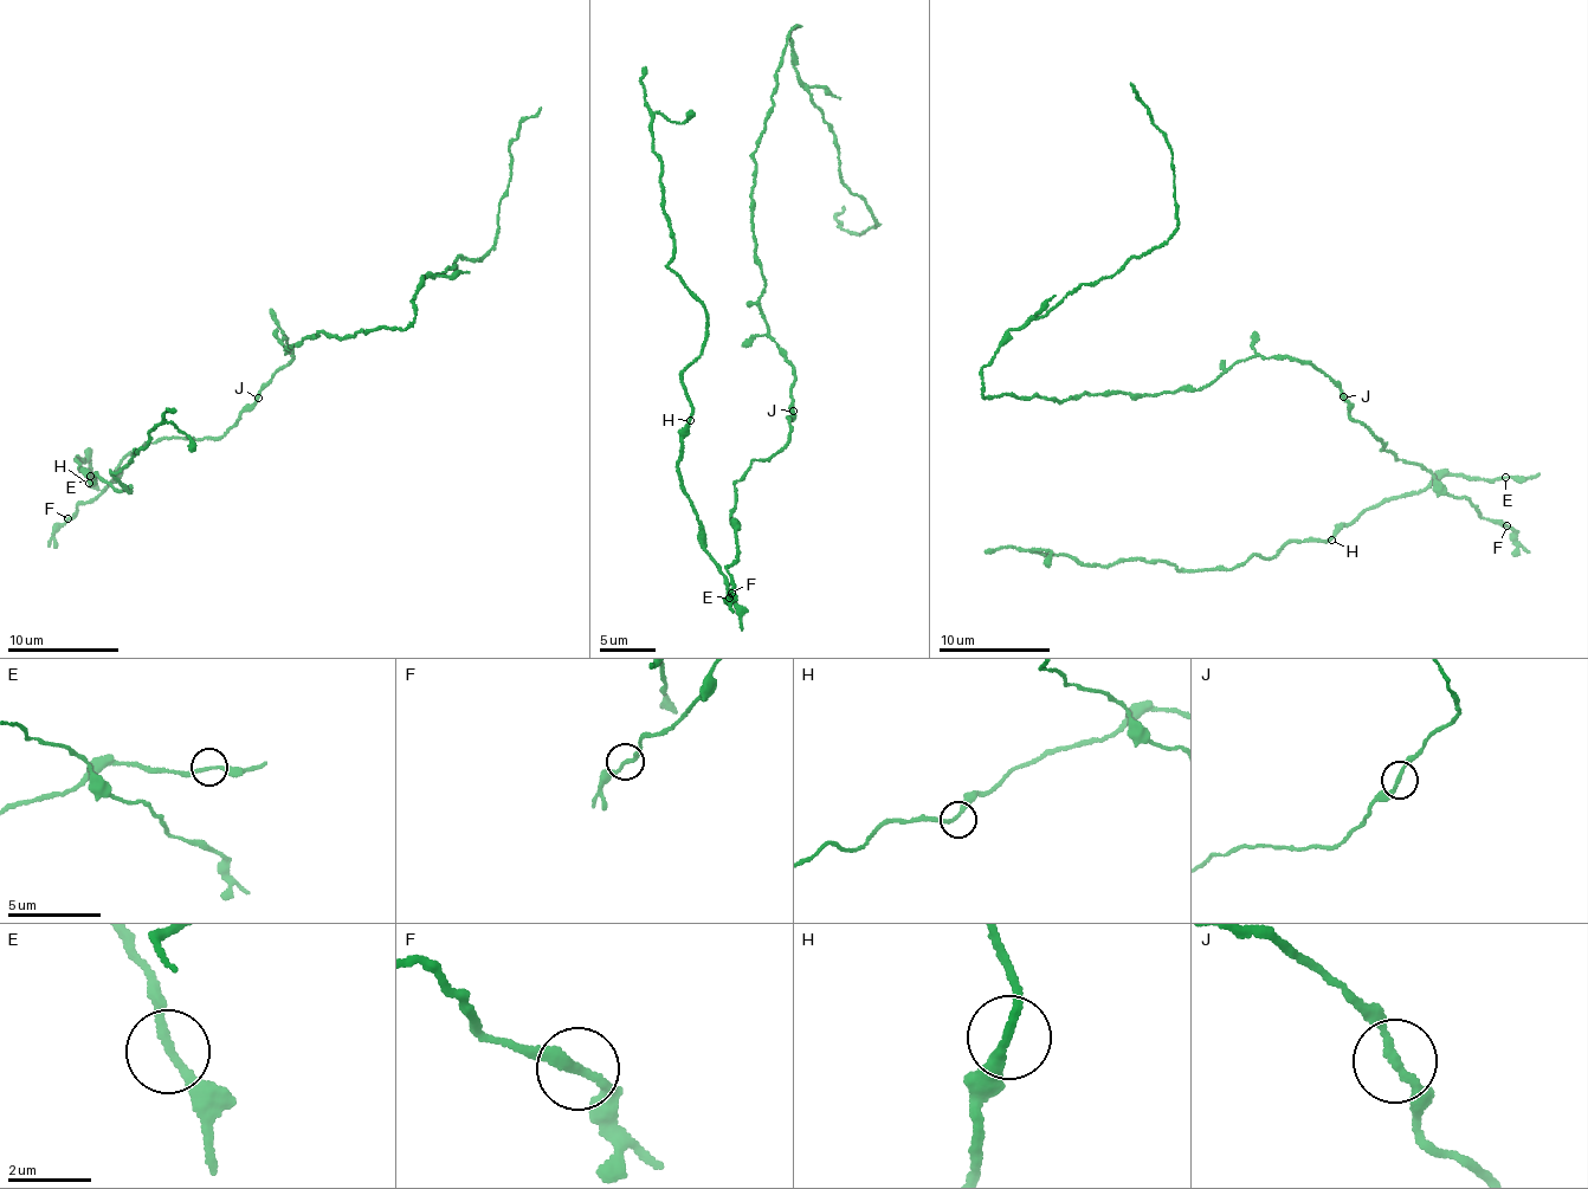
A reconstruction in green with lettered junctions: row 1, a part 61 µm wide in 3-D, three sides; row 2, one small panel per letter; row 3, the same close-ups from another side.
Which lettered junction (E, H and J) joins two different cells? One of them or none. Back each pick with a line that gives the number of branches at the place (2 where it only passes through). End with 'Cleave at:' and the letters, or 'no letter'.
Cleave at: no letter

